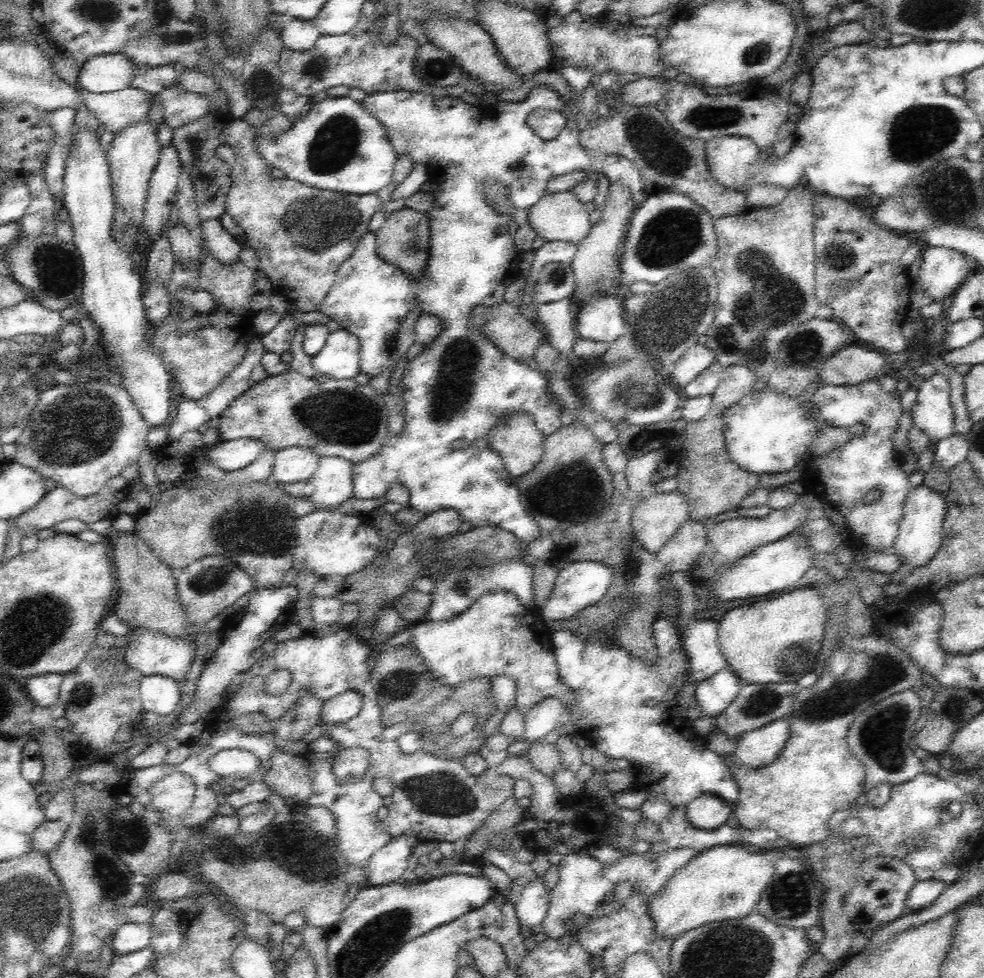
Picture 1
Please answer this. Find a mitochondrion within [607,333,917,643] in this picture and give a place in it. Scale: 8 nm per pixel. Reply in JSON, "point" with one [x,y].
{"point":[634,392]}

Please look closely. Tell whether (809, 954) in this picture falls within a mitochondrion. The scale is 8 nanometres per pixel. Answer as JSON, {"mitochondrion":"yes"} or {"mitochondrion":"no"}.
{"mitochondrion":"no"}

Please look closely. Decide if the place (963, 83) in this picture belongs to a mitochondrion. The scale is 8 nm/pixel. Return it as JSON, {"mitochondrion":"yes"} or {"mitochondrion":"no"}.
{"mitochondrion":"no"}

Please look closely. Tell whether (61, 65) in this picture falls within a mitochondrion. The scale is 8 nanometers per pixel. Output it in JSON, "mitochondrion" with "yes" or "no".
{"mitochondrion":"no"}

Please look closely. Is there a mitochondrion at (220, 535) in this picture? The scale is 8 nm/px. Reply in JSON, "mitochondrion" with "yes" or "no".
{"mitochondrion":"yes"}

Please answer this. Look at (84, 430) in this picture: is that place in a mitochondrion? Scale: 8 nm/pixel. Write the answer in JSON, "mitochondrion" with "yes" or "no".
{"mitochondrion":"yes"}

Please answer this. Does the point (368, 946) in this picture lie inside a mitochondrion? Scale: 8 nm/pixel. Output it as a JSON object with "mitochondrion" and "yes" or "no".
{"mitochondrion":"yes"}

